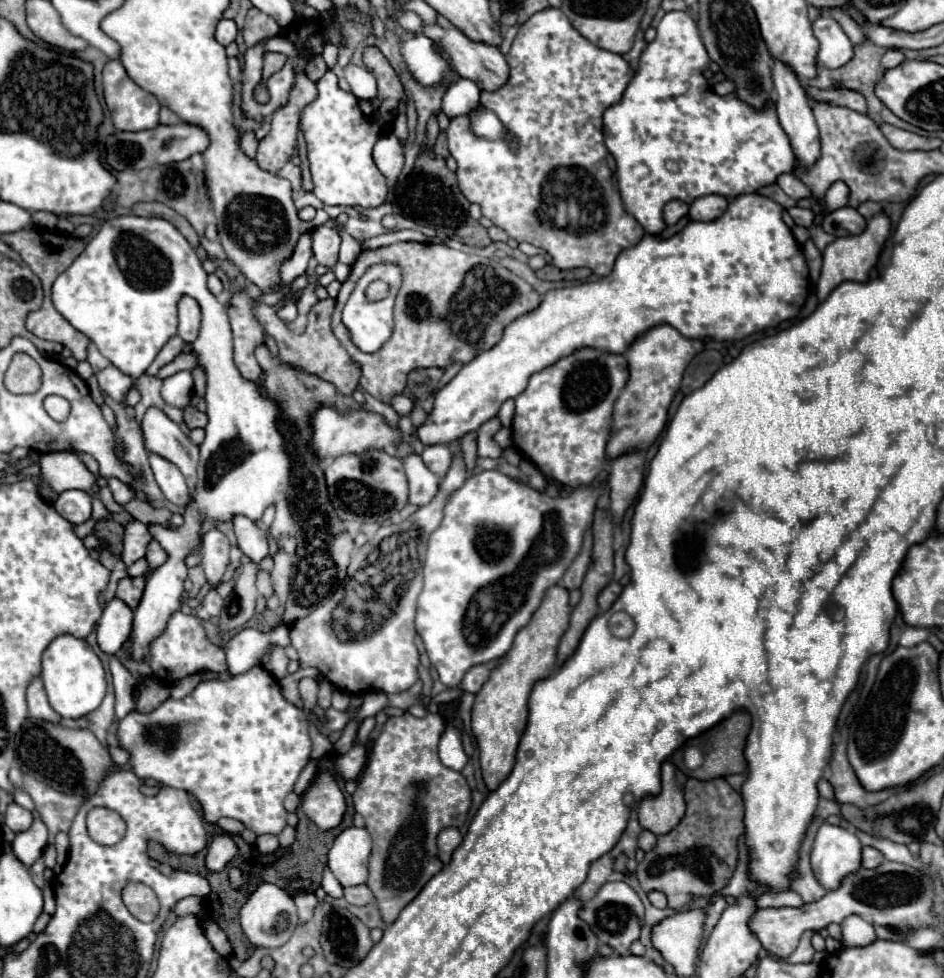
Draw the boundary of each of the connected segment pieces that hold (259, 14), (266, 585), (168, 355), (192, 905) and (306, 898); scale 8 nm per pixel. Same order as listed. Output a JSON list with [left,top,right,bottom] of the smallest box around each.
[[243,7,279,47],[257,570,273,599],[145,337,185,375],[173,897,201,915],[299,891,317,925]]

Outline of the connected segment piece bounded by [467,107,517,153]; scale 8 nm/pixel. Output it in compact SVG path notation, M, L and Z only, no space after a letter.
M475 107L475 109L471 109L467 113L467 117L469 117L469 129L471 129L471 133L475 137L481 137L481 139L501 139L501 137L507 137L509 149L513 153L517 151L517 139L507 133L507 129L503 127L503 123L499 121L499 117L493 111Z

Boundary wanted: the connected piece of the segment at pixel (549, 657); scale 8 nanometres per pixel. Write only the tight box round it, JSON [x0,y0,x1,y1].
[471,585,569,791]

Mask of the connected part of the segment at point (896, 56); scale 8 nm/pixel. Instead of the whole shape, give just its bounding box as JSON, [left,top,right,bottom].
[881,49,905,71]

